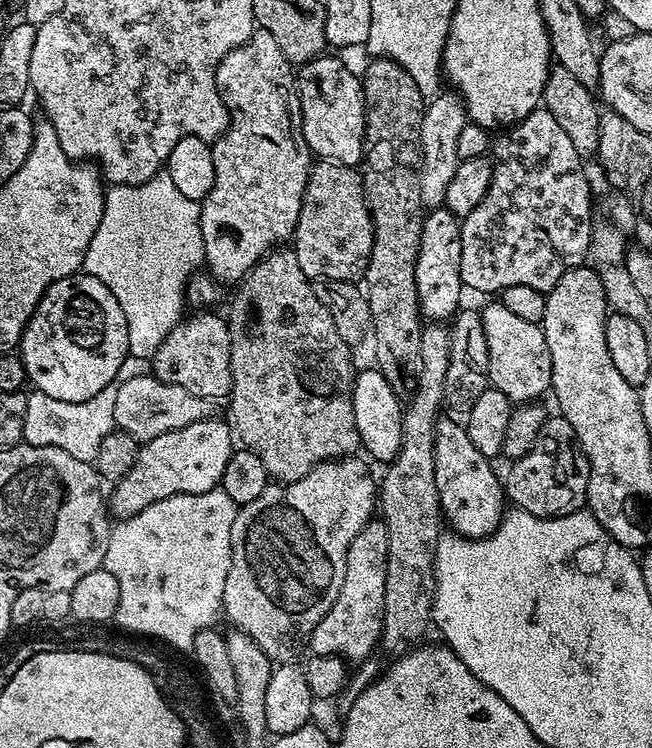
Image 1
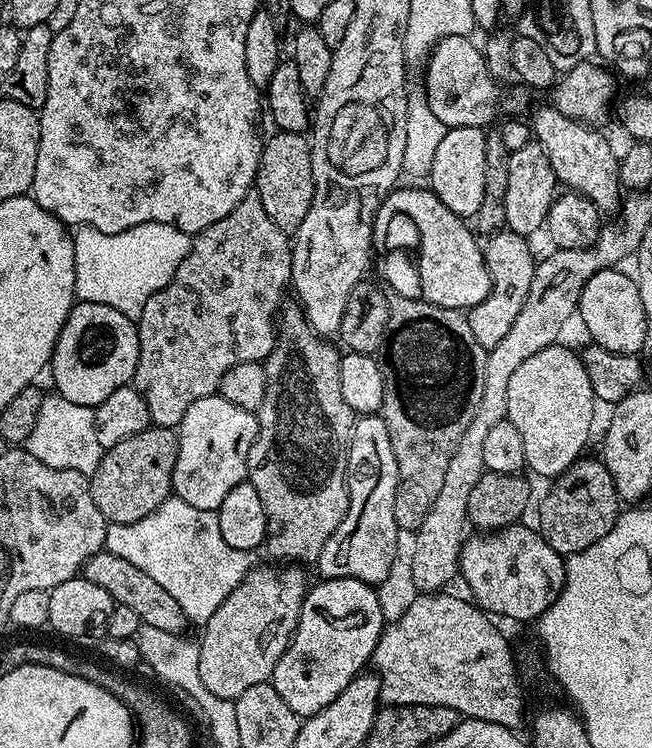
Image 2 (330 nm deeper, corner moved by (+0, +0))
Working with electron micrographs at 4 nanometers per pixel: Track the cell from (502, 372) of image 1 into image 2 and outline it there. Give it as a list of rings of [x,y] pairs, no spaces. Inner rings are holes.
[[[557,342],[546,346],[546,350],[538,350],[538,354],[534,354],[531,358],[526,358],[526,362],[522,362],[522,366],[518,366],[518,370],[514,370],[514,374],[510,376],[510,386],[506,386],[506,410],[508,415],[506,417],[510,422],[514,422],[514,427],[518,430],[518,435],[522,437],[526,449],[526,468],[530,473],[533,472],[536,476],[548,476],[547,478],[555,478],[562,475],[575,460],[581,459],[584,447],[588,444],[588,435],[592,432],[592,423],[596,420],[596,407],[598,401],[594,390],[590,386],[590,374],[586,374],[586,366],[583,359],[579,355],[576,356],[568,348],[563,348],[563,343]]]

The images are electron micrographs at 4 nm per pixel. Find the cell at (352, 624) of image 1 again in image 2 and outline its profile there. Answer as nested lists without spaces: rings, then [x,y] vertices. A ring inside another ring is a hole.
[[[383,415],[362,416],[353,423],[346,479],[346,518],[342,518],[338,530],[330,534],[326,546],[320,551],[319,575],[326,580],[354,578],[379,586],[390,573],[400,532],[394,522],[394,498],[400,475],[398,462],[394,458],[394,446],[390,446],[390,434],[386,430]]]

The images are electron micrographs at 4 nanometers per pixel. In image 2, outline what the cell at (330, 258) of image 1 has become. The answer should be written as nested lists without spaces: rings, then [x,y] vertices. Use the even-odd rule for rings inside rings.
[[[273,131],[273,136],[263,141],[260,161],[256,171],[254,191],[262,198],[266,214],[278,230],[294,234],[302,226],[302,218],[310,214],[314,198],[314,174],[312,173],[312,146],[307,135],[299,132]]]

